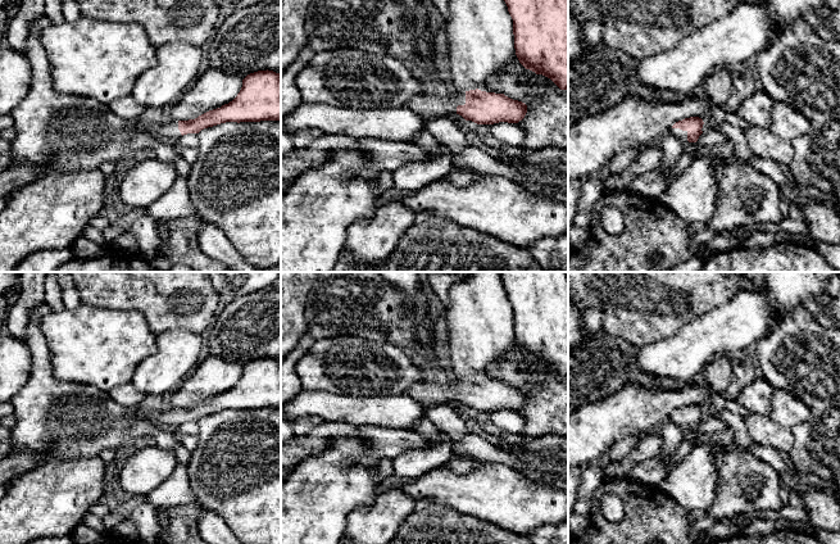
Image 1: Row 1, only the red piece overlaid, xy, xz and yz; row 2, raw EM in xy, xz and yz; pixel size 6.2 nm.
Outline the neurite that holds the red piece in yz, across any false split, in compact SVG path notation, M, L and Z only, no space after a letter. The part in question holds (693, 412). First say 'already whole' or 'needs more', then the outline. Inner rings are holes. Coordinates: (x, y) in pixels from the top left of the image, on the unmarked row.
needs more | M690 404L676 409L669 421L680 425L684 430L696 430L699 423L703 421L703 407L699 404Z

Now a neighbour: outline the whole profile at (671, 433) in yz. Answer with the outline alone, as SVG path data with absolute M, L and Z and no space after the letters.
M668 421L660 431L663 444L655 457L663 458L669 471L676 467L676 464L673 463L673 454L682 439L682 431L684 429L672 421Z

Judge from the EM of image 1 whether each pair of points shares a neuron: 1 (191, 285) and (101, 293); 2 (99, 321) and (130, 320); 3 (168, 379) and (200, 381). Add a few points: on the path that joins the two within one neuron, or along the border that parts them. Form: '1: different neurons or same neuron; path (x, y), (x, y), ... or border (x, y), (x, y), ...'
1: same neuron; path (169, 285), (123, 285)
2: same neuron; path (107, 321), (122, 321)
3: different neurons; border (199, 362), (171, 391)

